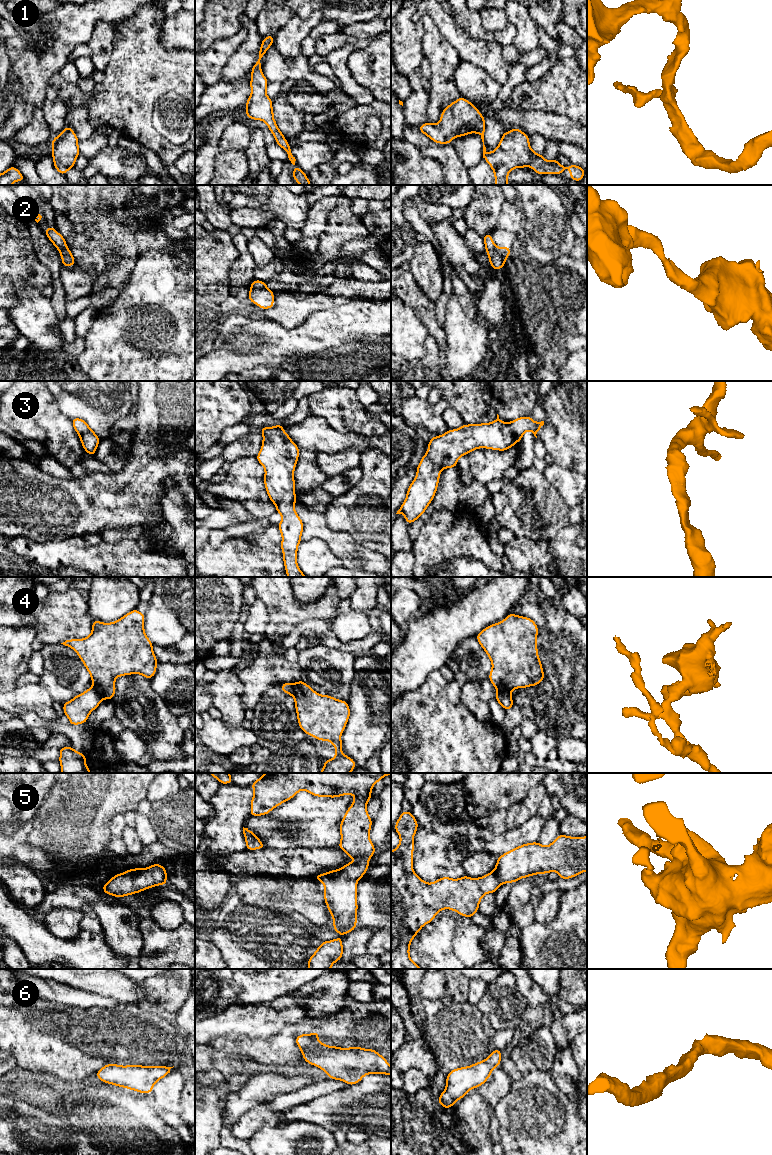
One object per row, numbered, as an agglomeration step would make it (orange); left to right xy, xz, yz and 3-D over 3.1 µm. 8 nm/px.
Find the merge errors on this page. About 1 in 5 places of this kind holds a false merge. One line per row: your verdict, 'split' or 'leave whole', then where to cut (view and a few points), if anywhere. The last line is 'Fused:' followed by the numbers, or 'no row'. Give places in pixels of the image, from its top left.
1: leave whole | no cut
2: leave whole | no cut
3: leave whole | no cut
4: split | yz (497, 691), (508, 691), (510, 693)
5: leave whole | no cut
6: leave whole | no cut
Fused: 4

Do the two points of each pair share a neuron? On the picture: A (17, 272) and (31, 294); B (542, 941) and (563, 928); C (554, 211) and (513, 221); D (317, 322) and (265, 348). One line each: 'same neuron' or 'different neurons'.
A: different neurons
B: same neuron
C: different neurons
D: same neuron

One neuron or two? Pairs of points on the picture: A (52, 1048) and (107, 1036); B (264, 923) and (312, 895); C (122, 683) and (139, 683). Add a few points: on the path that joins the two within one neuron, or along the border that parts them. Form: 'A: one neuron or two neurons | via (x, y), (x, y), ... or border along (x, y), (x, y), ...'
A: one neuron | via (66, 1041), (80, 1041), (88, 1036), (93, 1036)
B: two neurons | border along (257, 907), (285, 914), (299, 912), (303, 915)
C: one neuron | via (126, 683), (135, 683)

